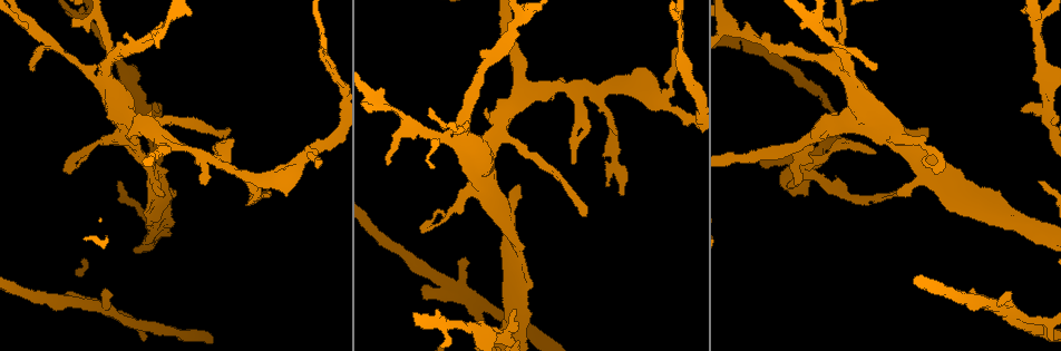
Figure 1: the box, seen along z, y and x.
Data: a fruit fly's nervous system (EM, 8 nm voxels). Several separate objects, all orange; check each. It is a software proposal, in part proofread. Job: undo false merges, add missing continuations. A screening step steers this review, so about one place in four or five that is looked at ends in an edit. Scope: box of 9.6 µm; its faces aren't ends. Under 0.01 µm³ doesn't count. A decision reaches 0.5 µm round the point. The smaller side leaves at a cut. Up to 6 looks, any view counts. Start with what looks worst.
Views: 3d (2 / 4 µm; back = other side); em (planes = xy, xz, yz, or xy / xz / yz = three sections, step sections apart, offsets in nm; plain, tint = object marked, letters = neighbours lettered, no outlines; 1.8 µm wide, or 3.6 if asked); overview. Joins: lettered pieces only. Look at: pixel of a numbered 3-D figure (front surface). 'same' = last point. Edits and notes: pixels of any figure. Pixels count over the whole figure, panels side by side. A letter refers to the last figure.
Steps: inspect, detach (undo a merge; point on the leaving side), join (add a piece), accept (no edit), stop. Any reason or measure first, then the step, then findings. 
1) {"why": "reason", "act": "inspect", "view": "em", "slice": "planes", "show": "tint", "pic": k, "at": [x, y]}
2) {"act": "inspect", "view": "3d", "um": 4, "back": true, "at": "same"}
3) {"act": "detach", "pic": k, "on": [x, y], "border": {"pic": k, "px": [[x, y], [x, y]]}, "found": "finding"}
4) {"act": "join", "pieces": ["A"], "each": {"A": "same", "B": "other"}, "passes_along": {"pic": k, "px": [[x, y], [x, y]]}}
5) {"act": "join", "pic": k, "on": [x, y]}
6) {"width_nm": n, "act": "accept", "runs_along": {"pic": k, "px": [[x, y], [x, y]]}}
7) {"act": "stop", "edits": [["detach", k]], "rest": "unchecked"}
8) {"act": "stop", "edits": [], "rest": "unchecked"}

{"why": "thick turns thin", "act": "inspect", "view": "em", "slice": "xz", "step": 8, "show": "tint", "pic": 1, "at": [107, 67]}

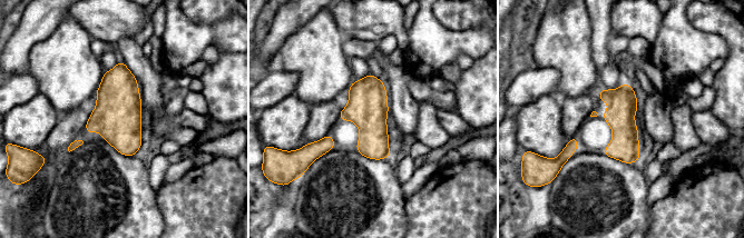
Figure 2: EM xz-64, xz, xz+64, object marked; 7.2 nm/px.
{"act": "inspect", "view": "em", "slice": "xz", "step": 8, "show": "letters", "at": "same"}

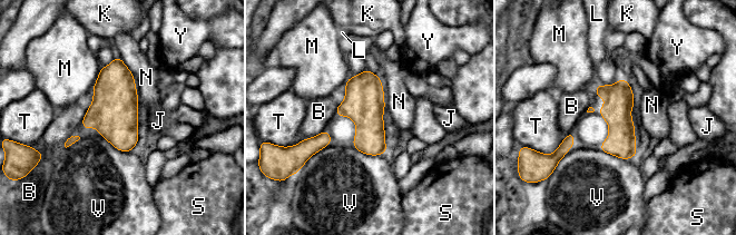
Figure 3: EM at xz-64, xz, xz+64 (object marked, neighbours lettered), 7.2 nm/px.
{"act": "accept", "each": {"B": "other", "J": "other", "K": "other", "L": "other", "M": "other", "N": "other", "S": "other", "T": "other", "V": "other", "Y": "other"}, "border": {"pic": 3, "px": [[117, 55], [133, 75], [138, 100]]}, "found": "one cell here"}

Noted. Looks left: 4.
{"why": "sharp bend", "act": "inspect", "view": "3d", "um": 4, "pic": 1, "at": [468, 294]}

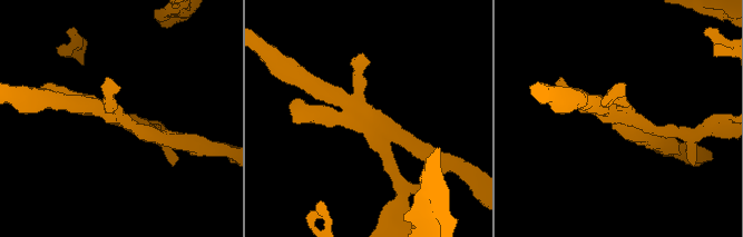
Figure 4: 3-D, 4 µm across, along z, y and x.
{"act": "inspect", "view": "em", "slice": "planes", "show": "tint", "pic": 4, "at": [118, 115]}

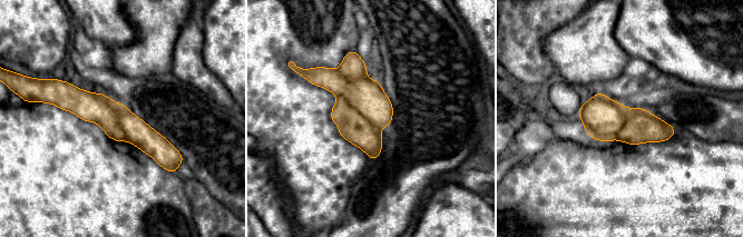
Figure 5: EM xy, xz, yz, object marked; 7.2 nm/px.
{"act": "inspect", "view": "em", "slice": "planes", "show": "letters", "at": "same"}

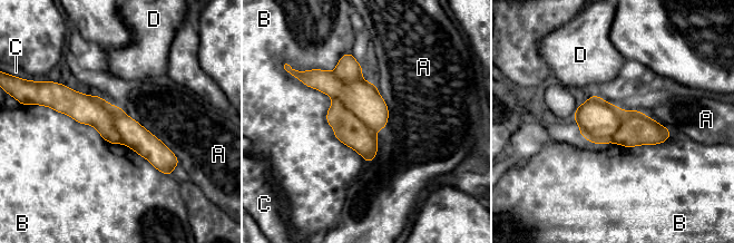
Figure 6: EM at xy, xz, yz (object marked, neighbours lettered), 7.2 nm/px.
{"arms": 4, "act": "detach", "pic": 6, "on": [349, 129], "each": {"A": "other", "B": "other", "C": "other", "D": "other"}, "border": {"pic": 6, "px": [[333, 98], [338, 98], [374, 133]]}, "found": "two cells meet here"}

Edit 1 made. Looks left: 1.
{"act": "inspect", "view": "em", "um": 3.6, "slice": "xz", "step": 16, "show": "letters", "pic": 1, "at": [323, 33]}

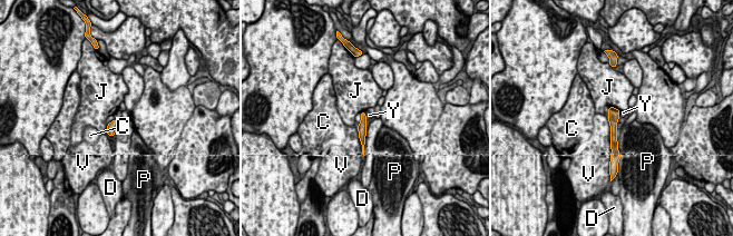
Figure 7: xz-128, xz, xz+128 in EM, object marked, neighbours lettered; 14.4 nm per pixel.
{"longest_contact_nm": ["V", 600], "act": "accept", "each": {"C": "other", "D": "other", "J": "other", "P": "other", "V": "other", "Y": "other"}, "runs_along": {"pic": 7, "px": [[611, 110], [613, 112], [614, 150]]}, "found": "continuous, no second cell"}

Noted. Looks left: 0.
{"act": "stop", "edits": [["detach", 6]], "rest": "unchecked"}

